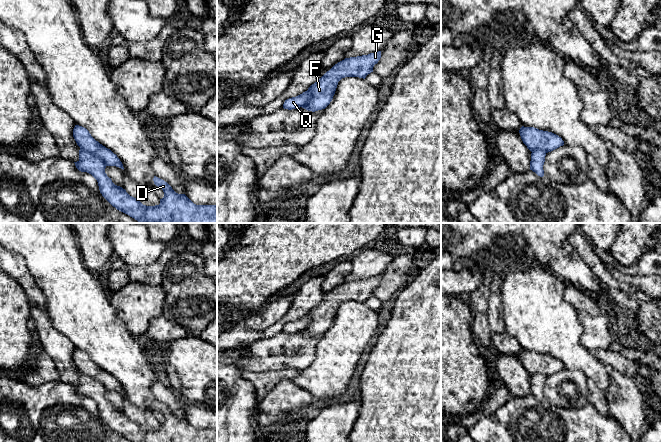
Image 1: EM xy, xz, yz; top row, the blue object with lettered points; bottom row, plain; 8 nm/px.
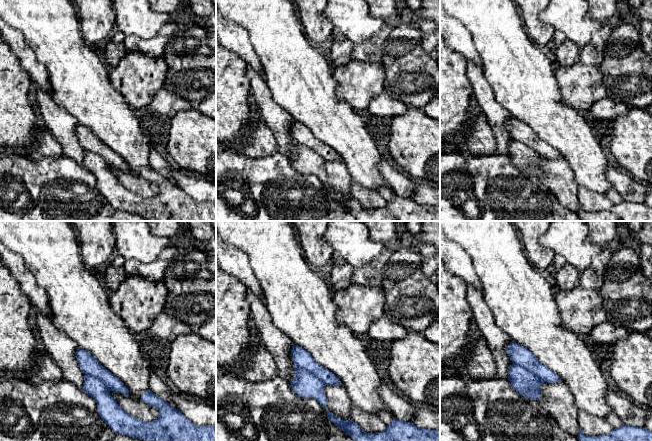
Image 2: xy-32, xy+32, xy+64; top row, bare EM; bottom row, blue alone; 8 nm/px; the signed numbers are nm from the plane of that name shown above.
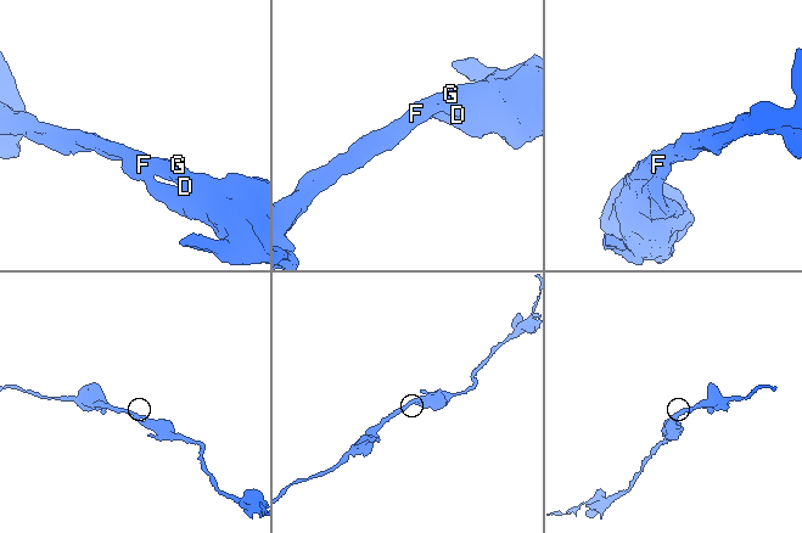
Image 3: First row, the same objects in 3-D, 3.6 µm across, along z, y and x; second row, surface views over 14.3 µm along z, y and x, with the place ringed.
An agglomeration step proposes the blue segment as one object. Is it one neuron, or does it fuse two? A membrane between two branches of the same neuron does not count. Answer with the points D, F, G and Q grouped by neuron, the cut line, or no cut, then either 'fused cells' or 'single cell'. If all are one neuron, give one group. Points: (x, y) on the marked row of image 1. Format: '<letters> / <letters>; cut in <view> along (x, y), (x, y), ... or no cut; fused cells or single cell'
D F G Q; no cut; single cell

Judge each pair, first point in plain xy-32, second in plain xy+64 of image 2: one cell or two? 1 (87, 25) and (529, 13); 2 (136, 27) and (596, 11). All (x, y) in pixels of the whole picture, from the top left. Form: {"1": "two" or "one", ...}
{"1": "one", "2": "two"}

